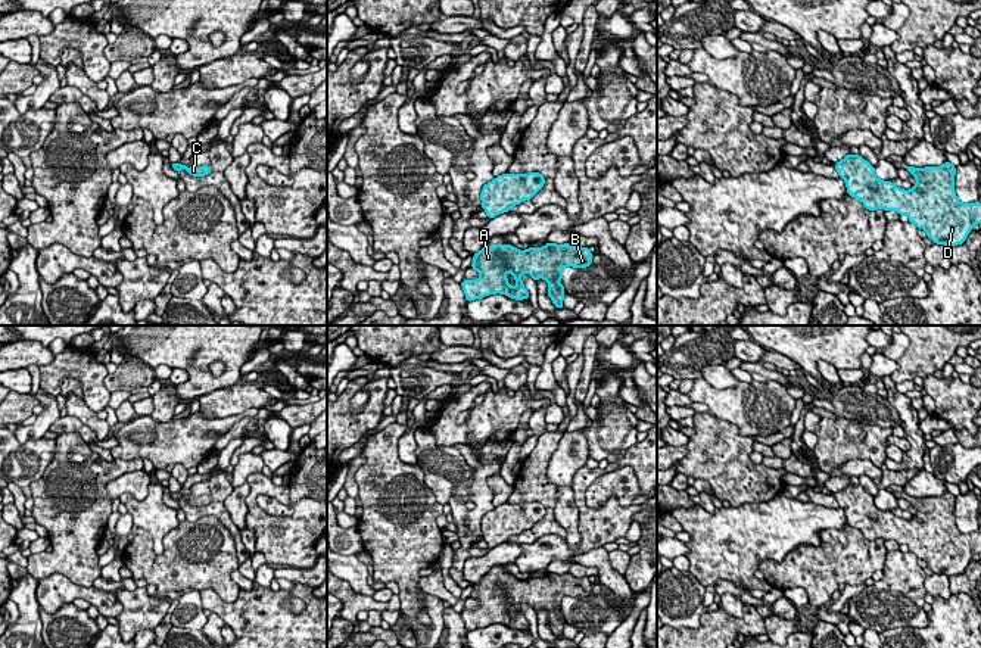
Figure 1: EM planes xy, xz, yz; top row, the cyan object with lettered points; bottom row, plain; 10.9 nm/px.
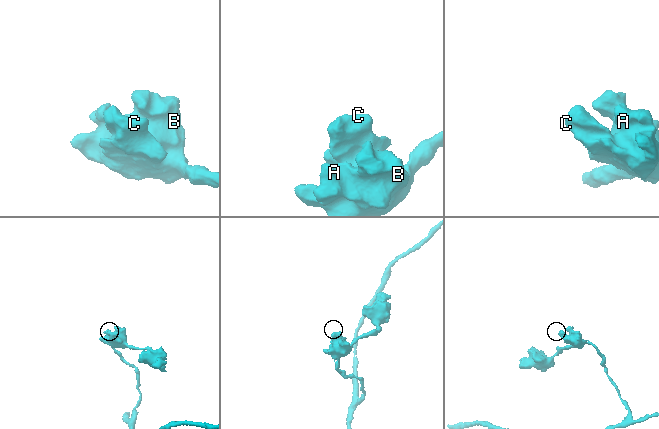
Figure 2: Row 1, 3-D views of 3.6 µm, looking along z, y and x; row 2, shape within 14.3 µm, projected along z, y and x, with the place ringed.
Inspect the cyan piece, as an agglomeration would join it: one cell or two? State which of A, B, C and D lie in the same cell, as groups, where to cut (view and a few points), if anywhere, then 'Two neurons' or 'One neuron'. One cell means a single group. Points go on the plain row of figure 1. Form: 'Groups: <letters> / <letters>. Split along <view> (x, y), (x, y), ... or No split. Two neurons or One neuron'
Groups: A B C D. No split. One neuron

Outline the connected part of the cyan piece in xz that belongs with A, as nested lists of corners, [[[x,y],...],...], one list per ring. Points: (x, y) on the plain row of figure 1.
[[[548,573],[544,577],[518,580],[513,574],[485,576],[473,585],[471,598],[480,602],[477,610],[463,610],[461,616],[467,632],[501,623],[516,630],[529,629],[529,621],[521,611],[527,602],[535,611],[548,611],[548,626],[563,639],[566,596],[586,598],[592,594],[589,577],[574,577],[570,573]]]

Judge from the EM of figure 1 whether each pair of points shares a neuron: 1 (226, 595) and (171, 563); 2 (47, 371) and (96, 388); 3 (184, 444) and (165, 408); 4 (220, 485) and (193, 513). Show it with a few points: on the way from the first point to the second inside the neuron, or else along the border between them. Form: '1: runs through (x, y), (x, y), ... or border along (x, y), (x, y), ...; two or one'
1: runs through (214, 580), (198, 564), (186, 563); one
2: runs through (59, 371), (80, 371), (84, 376); one
3: border along (149, 416), (159, 421), (171, 418); two
4: runs through (218, 495), (218, 499), (204, 511); one

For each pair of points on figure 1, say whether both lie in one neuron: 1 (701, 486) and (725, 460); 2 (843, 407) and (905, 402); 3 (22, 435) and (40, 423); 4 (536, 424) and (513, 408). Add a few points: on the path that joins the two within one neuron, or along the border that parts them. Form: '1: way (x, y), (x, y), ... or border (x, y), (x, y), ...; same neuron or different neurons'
1: border (695, 479), (703, 479), (712, 488); different neurons
2: border (887, 398), (902, 423); different neurons
3: way (27, 433), (36, 427); same neuron
4: border (544, 404), (544, 420), (547, 423); different neurons

